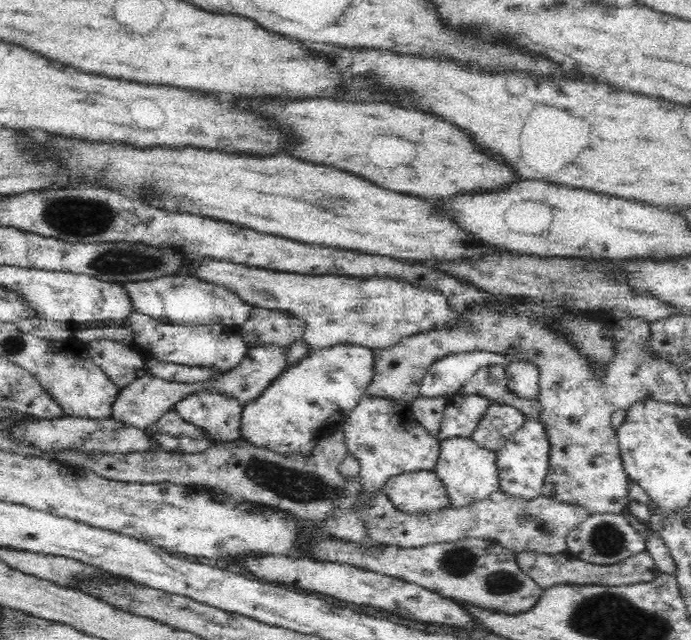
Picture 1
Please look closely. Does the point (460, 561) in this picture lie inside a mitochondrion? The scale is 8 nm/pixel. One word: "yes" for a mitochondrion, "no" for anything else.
yes

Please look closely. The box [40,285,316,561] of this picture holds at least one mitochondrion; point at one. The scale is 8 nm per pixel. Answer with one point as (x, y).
(108, 436)

